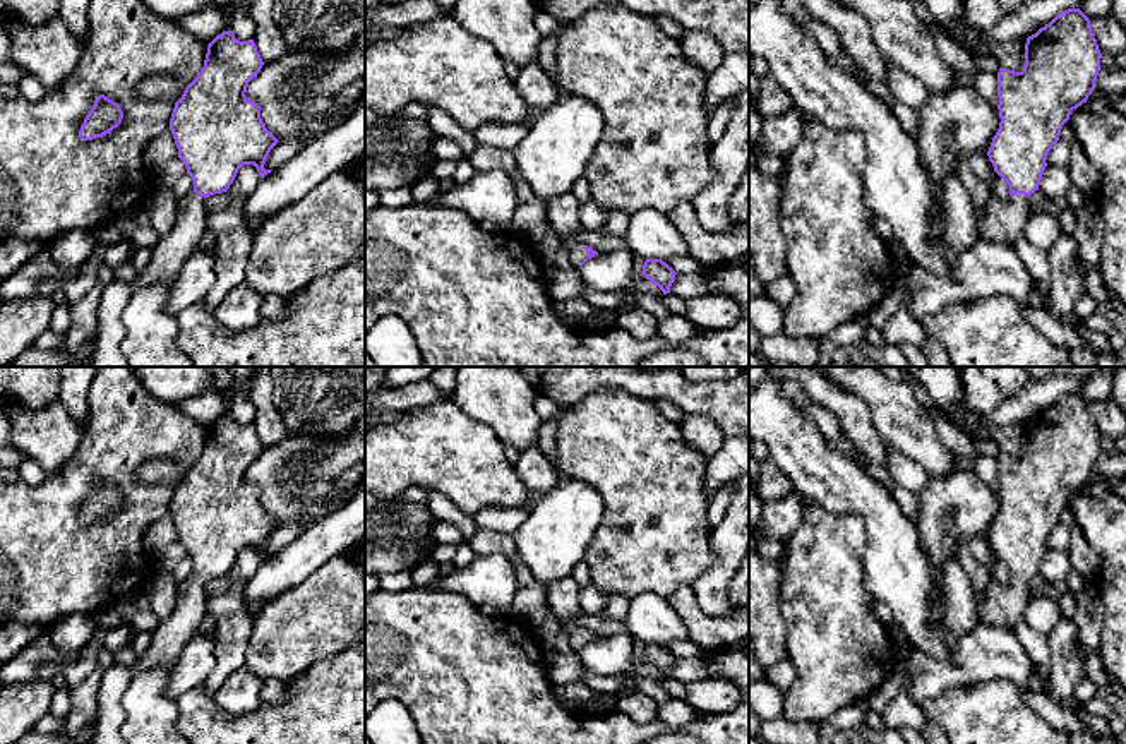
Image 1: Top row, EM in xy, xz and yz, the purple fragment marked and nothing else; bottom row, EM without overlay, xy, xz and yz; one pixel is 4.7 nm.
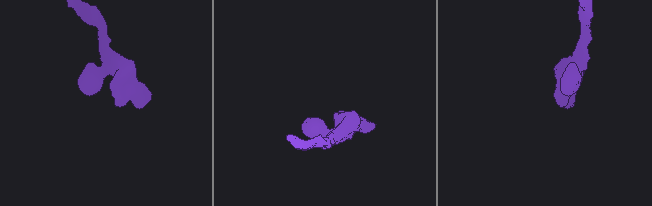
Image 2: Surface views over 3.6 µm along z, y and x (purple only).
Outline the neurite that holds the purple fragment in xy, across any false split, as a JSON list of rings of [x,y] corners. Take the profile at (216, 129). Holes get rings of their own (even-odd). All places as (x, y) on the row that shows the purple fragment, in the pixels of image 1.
[[[223,31],[207,45],[204,67],[185,87],[170,118],[178,158],[194,180],[194,190],[178,201],[175,226],[153,247],[151,262],[132,283],[134,291],[142,286],[173,283],[178,278],[185,261],[197,250],[207,231],[206,197],[226,192],[243,165],[254,165],[261,178],[273,171],[266,170],[264,163],[279,141],[266,129],[261,106],[245,96],[249,82],[257,77],[262,65],[254,39],[240,41],[231,31]]]

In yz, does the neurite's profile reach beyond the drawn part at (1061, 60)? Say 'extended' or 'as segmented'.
extended

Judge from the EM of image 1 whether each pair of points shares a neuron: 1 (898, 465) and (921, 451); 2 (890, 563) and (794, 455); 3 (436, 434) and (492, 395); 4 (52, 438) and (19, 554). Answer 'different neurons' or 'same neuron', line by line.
1: different neurons
2: same neuron
3: different neurons
4: different neurons

